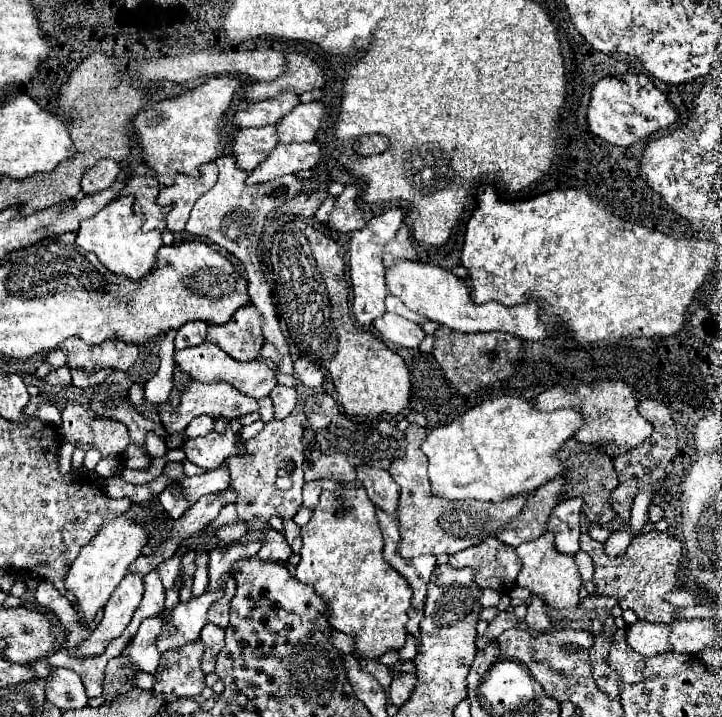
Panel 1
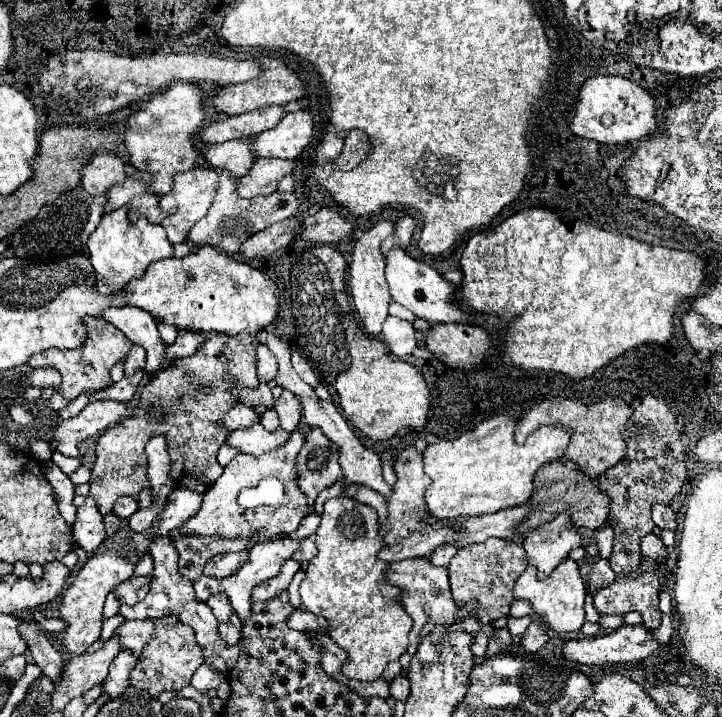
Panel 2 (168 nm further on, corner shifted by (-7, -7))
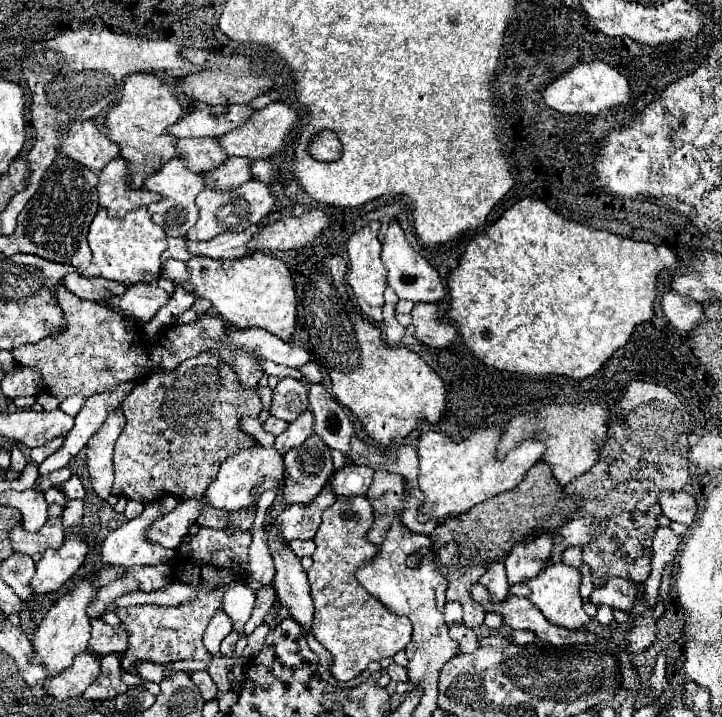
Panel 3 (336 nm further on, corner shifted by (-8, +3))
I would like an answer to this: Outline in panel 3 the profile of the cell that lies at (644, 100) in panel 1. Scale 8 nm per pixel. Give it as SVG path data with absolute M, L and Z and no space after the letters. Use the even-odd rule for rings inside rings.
M587 62L577 64L571 70L559 74L545 90L543 90L545 104L557 112L563 114L599 114L601 110L625 106L633 96L629 82L623 74L619 74L615 68L611 68L605 62Z

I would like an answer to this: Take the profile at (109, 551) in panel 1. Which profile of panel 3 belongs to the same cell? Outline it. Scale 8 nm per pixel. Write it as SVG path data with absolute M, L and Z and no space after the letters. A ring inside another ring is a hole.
M87 574L85 578L77 580L75 586L61 600L57 600L51 606L51 610L47 612L47 616L43 618L43 622L39 624L39 628L33 634L31 646L33 646L35 662L39 662L39 666L43 666L47 670L47 678L53 678L55 674L63 672L67 666L71 666L71 662L77 654L87 650L91 624L85 614L85 608L93 602L93 598L97 594L97 588L91 586L93 580L95 580L95 574Z

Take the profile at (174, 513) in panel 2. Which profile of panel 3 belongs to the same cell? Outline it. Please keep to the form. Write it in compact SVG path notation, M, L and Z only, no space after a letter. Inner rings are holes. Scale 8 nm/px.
M159 502L145 504L145 512L121 528L107 534L101 546L101 558L109 566L157 566L167 564L175 558L175 550L165 550L163 546L149 544L145 540L147 528L161 518Z

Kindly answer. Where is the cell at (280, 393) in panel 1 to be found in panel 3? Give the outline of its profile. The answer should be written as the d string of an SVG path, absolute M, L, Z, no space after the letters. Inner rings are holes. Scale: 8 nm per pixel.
M295 378L279 380L277 388L273 390L273 400L271 400L271 408L269 408L271 416L285 420L285 422L293 422L307 408L309 408L307 386Z

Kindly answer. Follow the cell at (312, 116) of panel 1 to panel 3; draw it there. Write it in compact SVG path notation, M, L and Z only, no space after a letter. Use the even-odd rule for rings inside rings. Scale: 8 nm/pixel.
M273 102L261 110L257 110L243 126L219 136L219 146L223 146L223 150L229 156L239 156L239 158L251 158L251 160L259 160L259 158L269 158L275 154L275 150L279 150L279 146L283 144L287 132L291 130L291 126L297 122L297 114L283 102Z

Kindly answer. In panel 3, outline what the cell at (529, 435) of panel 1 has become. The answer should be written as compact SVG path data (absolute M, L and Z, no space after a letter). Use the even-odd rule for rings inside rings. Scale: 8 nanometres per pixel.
M425 428L419 436L417 456L419 456L419 488L425 494L423 504L419 506L418 520L422 523L430 520L453 518L469 512L475 504L481 504L501 492L513 490L523 482L525 472L541 458L545 452L543 442L525 440L521 446L511 450L505 460L495 458L495 448L501 438L501 428L485 428L475 432L471 438L463 442L453 442L439 432Z

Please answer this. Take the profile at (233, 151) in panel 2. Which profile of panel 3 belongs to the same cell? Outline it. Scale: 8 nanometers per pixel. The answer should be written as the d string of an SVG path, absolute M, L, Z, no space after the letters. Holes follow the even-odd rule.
M183 138L175 142L179 158L187 162L189 170L207 172L225 162L227 154L215 138Z

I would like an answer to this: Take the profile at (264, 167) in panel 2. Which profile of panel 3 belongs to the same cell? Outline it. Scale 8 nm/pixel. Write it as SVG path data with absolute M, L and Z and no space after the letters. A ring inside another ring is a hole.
M227 158L227 162L223 162L223 166L219 166L219 170L209 170L207 174L203 174L203 178L207 178L205 186L211 186L211 190L235 190L237 186L241 186L243 182L247 182L251 178L251 162L249 158Z

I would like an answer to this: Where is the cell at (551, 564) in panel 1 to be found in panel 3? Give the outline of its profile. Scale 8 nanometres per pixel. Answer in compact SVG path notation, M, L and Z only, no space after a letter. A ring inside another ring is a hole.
M563 562L551 564L547 570L543 570L537 578L527 580L529 588L531 588L531 604L535 608L539 608L543 612L543 616L559 626L565 626L569 630L581 630L585 624L589 624L589 616L583 610L583 602L579 596L579 582L581 582L581 574L577 568L567 566Z

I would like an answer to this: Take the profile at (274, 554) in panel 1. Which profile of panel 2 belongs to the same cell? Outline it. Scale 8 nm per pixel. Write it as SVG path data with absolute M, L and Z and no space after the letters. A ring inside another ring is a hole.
M292 558L286 560L286 564L282 564L278 576L274 576L274 578L270 578L270 580L264 580L260 586L254 588L254 592L252 592L252 602L270 600L270 598L278 596L282 590L288 588L292 576L294 576L298 570L300 570L300 562L296 562L296 560L292 560Z

